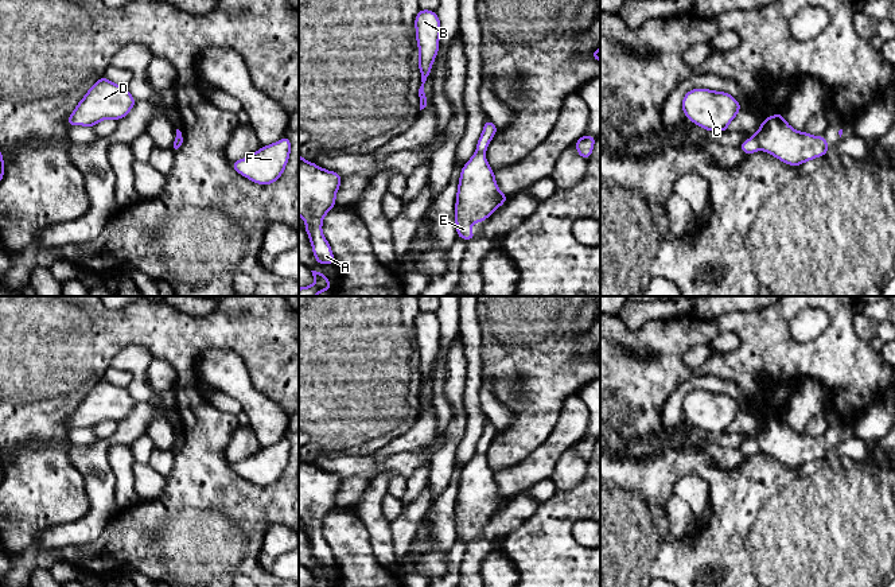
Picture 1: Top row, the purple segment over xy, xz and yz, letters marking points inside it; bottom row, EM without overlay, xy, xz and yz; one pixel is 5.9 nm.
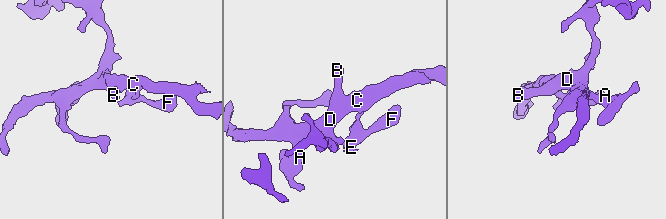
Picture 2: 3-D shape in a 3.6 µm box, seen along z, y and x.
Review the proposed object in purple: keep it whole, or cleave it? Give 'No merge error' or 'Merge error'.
Merge error

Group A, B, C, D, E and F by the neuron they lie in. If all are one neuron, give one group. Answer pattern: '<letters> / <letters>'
A B C D / E F

